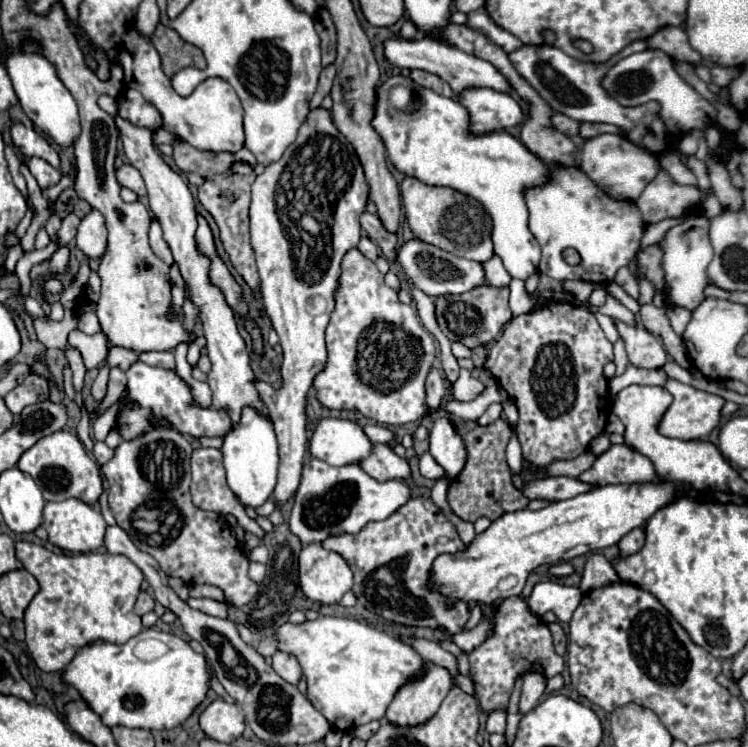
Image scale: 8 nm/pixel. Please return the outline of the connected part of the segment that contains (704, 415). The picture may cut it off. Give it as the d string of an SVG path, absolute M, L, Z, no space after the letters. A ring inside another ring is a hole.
M669 380L665 388L673 394L673 404L667 408L663 420L659 422L659 432L669 438L679 438L679 440L697 440L707 436L717 424L721 422L721 408L725 404L725 398L717 394L709 394L703 390L697 390L693 386L681 384L677 380Z

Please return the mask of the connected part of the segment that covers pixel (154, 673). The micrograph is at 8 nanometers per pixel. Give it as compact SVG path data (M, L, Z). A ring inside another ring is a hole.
M157 628L143 630L121 646L95 642L81 648L65 668L63 680L79 690L81 698L101 716L105 726L145 730L169 730L179 726L205 700L211 688L205 654L195 652L185 640Z

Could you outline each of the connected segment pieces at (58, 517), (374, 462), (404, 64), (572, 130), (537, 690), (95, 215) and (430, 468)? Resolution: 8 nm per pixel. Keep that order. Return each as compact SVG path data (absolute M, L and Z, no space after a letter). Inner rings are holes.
M69 498L63 502L47 502L43 510L43 528L49 534L49 542L69 552L91 552L103 546L105 536L105 520L99 512L95 512L89 504L77 498Z
M375 444L371 456L361 462L361 468L375 480L407 480L411 476L409 462L399 458L387 444Z
M419 38L419 40L385 40L385 56L391 64L401 66L401 68L421 68L427 70L431 74L437 74L439 78L443 78L455 92L463 92L467 88L491 88L497 92L511 92L513 86L509 84L509 80L487 60L481 60L477 56L465 54L463 50L437 42L437 40L429 40L429 38Z
M555 112L555 114L551 116L551 122L553 122L553 126L555 126L559 132L563 132L563 134L567 134L567 136L579 134L579 122L577 122L577 120L571 120L569 116L563 116L563 114Z
M527 672L523 676L521 698L519 698L519 714L527 714L531 708L535 708L535 704L539 702L539 698L545 690L545 682L547 682L547 678L539 672Z
M99 210L89 212L77 230L77 248L87 258L101 258L107 250L107 228Z
M425 452L421 458L419 458L419 468L421 468L421 474L425 478L431 478L431 480L449 480L447 472L433 460L433 456L429 452Z

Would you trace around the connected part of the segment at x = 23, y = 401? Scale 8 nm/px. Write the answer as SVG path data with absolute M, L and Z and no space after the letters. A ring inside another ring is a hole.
M29 374L15 390L11 390L3 400L11 414L19 414L25 406L47 400L49 398L49 384L45 378Z

